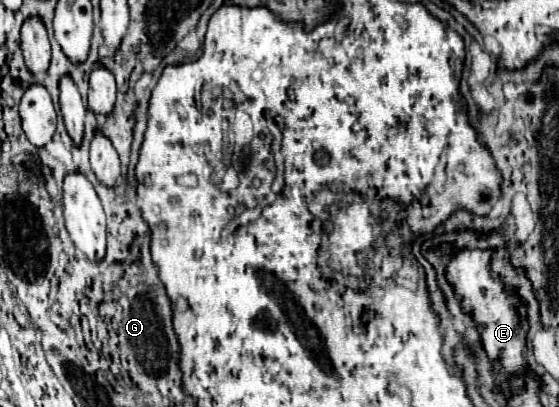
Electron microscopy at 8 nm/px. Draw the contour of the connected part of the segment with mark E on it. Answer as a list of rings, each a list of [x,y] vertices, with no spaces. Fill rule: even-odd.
[[[463,250],[451,256],[447,264],[447,280],[455,286],[455,292],[461,298],[463,310],[471,312],[479,324],[483,346],[491,360],[499,360],[501,378],[509,378],[511,374],[525,372],[527,364],[523,358],[525,350],[525,308],[519,304],[515,296],[503,292],[503,286],[489,272],[489,250]],[[521,316],[521,318],[519,318]],[[505,354],[505,358],[503,358]]]

